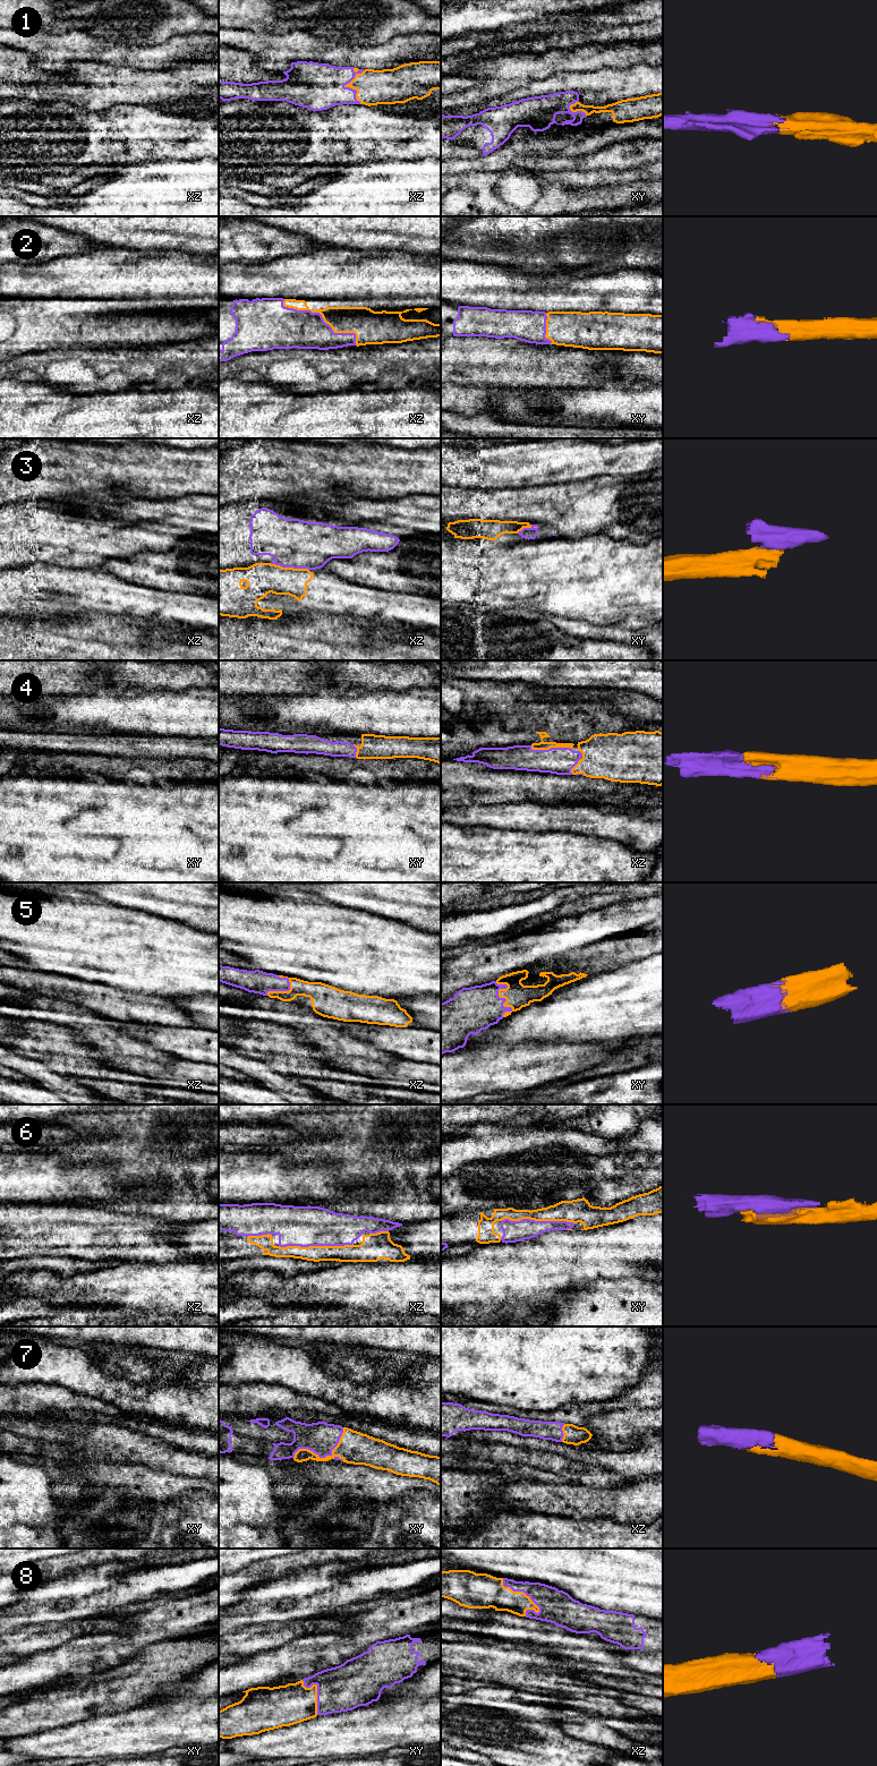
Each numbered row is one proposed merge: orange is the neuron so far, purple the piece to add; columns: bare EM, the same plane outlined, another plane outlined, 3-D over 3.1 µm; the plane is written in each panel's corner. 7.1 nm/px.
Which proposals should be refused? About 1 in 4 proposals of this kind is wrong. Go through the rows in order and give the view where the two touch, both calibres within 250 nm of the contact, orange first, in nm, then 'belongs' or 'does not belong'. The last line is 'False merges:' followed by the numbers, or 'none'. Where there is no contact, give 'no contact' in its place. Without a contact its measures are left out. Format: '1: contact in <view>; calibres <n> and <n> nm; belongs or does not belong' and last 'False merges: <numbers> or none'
1: contact in xz; calibres 240 and 340 nm; belongs
2: contact in xz; calibres 190 and 280 nm; belongs
3: contact in xz; calibres 220 and 340 nm; does not belong
4: contact in xz; calibres 60 and 190 nm; belongs
5: contact in xy; calibres 170 and 320 nm; belongs
6: contact in xy; calibres 160 and 150 nm; belongs
7: contact in xy; calibres 220 and 220 nm; belongs
8: contact in xz; calibres 240 and 220 nm; belongs
False merges: 3

